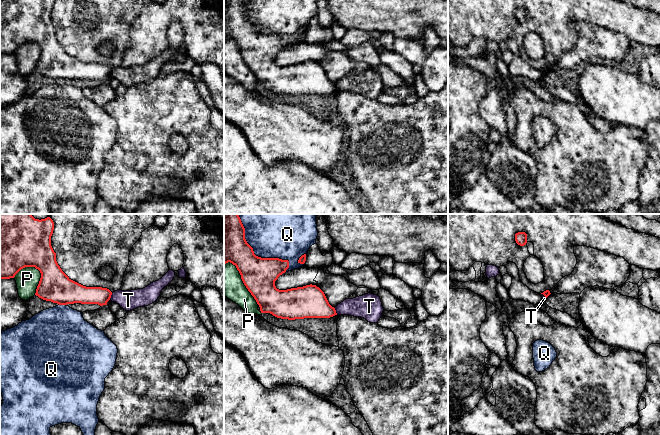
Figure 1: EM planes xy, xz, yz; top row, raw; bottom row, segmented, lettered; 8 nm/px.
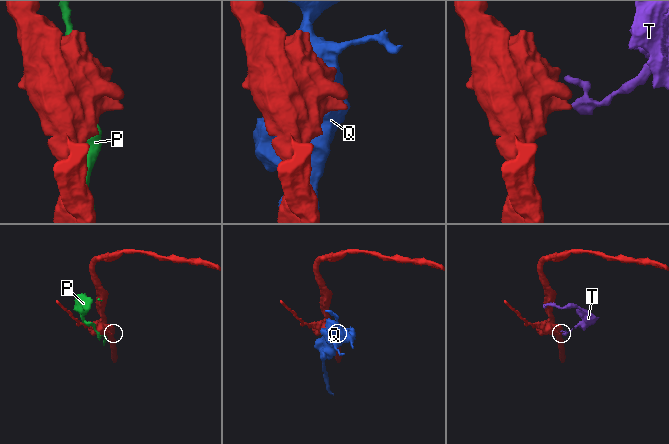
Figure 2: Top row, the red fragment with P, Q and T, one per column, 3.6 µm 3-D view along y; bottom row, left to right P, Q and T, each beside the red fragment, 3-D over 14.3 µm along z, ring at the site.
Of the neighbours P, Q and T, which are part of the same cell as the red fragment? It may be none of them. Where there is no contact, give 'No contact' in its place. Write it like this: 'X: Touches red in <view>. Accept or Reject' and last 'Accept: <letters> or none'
P: Touches red in xz. Reject
Q: Touches red in xz. Reject
T: Touches red in xy. Reject
Accept: none

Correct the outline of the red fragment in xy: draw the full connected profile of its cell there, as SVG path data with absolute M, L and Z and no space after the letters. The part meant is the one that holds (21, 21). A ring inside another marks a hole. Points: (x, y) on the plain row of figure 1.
M0 0L0 55L14 54L15 51L25 43L35 43L41 49L41 54L36 65L35 71L39 74L67 81L74 79L107 81L112 68L102 63L86 63L71 56L60 44L56 37L56 29L51 22L51 12L54 0Z

